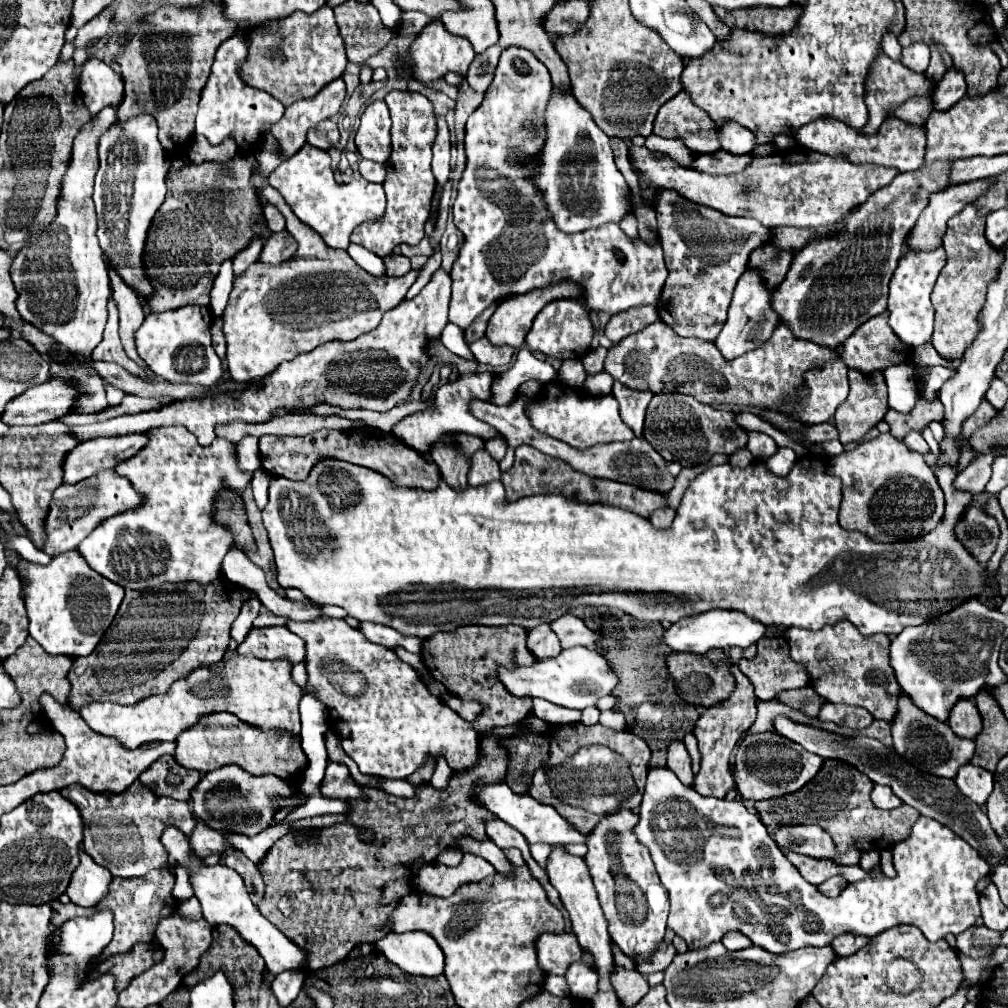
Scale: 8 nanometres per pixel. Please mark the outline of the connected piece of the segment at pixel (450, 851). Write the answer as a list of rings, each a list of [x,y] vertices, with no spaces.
[[[447,848],[437,858],[437,861],[449,867],[456,867],[460,864],[463,853],[457,848]]]

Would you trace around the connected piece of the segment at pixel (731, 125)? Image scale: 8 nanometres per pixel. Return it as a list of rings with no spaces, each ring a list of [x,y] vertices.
[[[731,120],[719,128],[719,142],[723,150],[733,152],[733,154],[749,154],[757,146],[755,134]]]

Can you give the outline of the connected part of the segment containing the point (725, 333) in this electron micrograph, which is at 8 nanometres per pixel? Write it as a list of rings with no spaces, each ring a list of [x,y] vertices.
[[[747,270],[737,286],[735,286],[735,294],[731,300],[731,308],[729,308],[729,316],[727,322],[721,330],[721,334],[715,340],[715,346],[719,348],[719,352],[725,356],[725,360],[733,360],[749,350],[759,348],[765,340],[771,338],[773,330],[779,326],[779,318],[777,314],[771,310],[771,290],[765,286],[765,282],[761,280],[759,272],[755,270]]]

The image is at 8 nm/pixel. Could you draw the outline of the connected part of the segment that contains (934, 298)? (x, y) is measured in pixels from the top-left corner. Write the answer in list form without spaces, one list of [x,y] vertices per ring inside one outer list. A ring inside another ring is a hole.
[[[973,204],[965,206],[947,222],[943,248],[947,252],[947,264],[931,294],[931,302],[935,306],[935,332],[931,336],[931,344],[941,358],[955,360],[963,356],[979,332],[977,316],[985,304],[987,286],[997,278],[999,266],[1003,262],[1003,252],[989,246],[985,238],[985,218],[979,216]]]

